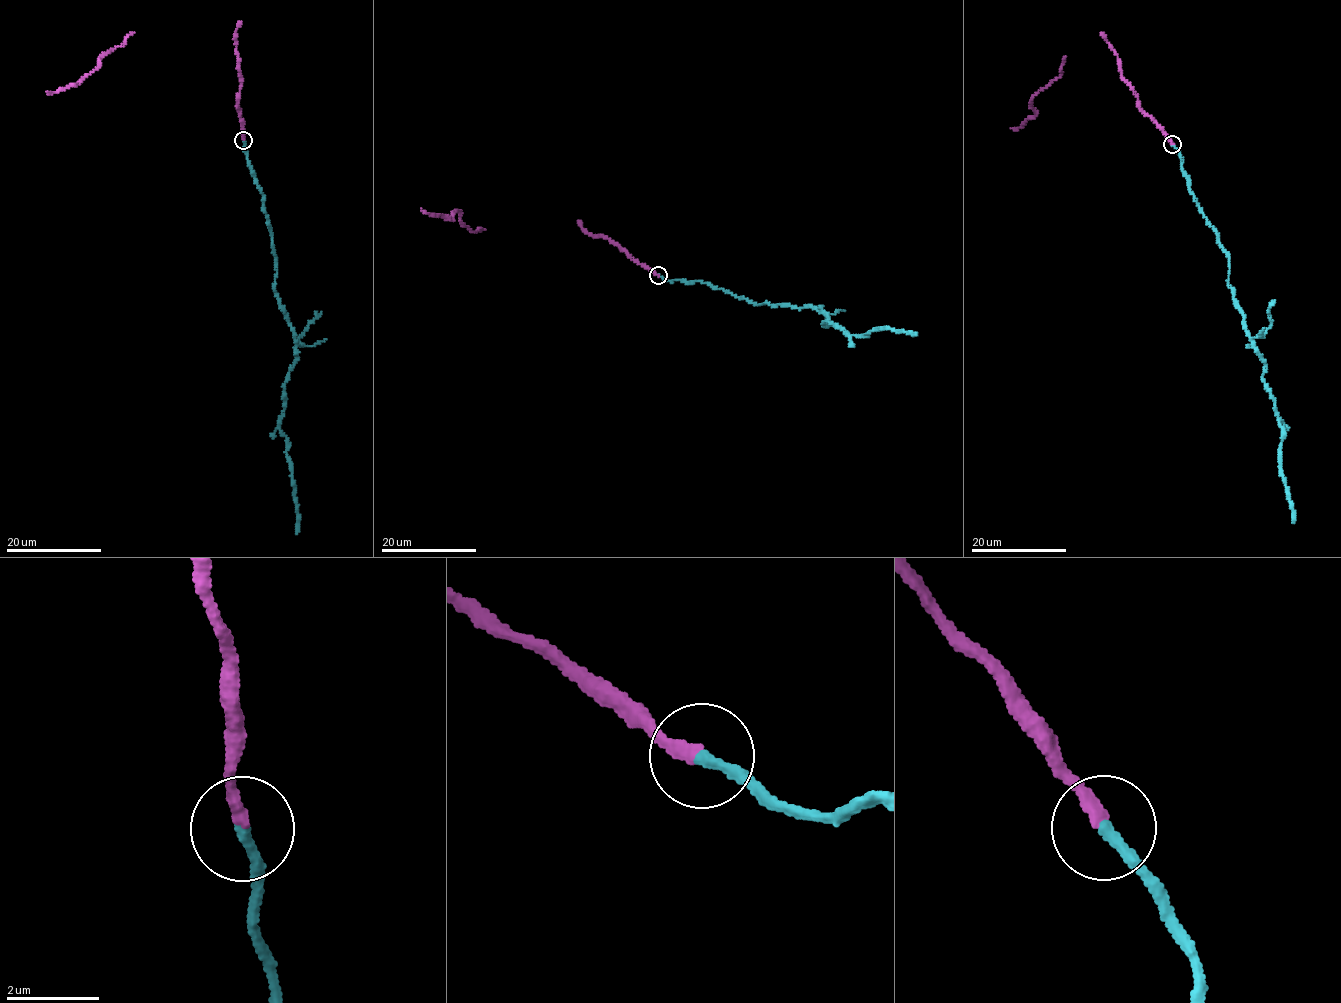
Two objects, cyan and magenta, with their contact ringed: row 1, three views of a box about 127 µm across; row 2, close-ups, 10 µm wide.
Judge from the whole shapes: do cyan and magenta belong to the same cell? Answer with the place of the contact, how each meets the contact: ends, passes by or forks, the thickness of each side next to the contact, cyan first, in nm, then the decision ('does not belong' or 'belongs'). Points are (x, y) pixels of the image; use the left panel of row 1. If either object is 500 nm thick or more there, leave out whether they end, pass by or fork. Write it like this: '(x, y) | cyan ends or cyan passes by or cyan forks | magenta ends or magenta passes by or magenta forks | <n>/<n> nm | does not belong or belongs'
(243, 140) | cyan ends | magenta ends | 260/260 nm | belongs

